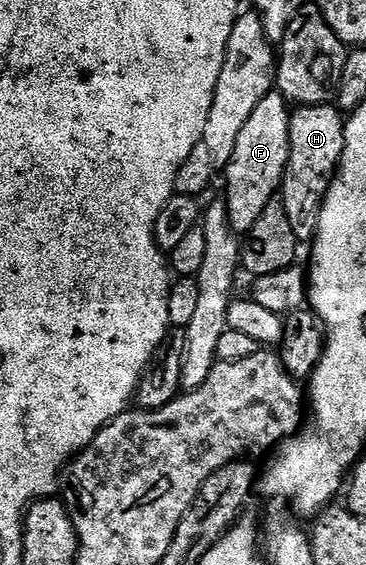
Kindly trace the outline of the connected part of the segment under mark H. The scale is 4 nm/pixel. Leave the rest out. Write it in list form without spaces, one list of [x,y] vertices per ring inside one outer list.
[[[333,104],[304,105],[290,114],[290,154],[282,177],[280,200],[284,211],[288,211],[288,223],[292,223],[292,231],[300,243],[313,242],[318,233],[322,200],[342,161],[345,134],[346,121]]]

